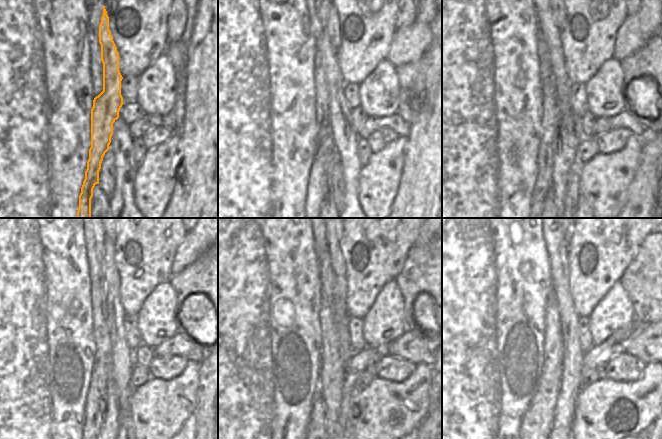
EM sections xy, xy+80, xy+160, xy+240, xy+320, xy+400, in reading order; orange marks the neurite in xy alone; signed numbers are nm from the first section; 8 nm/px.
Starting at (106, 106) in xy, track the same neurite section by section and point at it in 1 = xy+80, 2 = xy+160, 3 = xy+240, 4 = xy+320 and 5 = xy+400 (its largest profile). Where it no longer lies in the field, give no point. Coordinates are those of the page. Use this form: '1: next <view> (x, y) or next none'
1: next xy+80 (317, 190)
2: next xy+160 (558, 14)
3: next xy+240 (113, 238)
4: next none
5: next none

